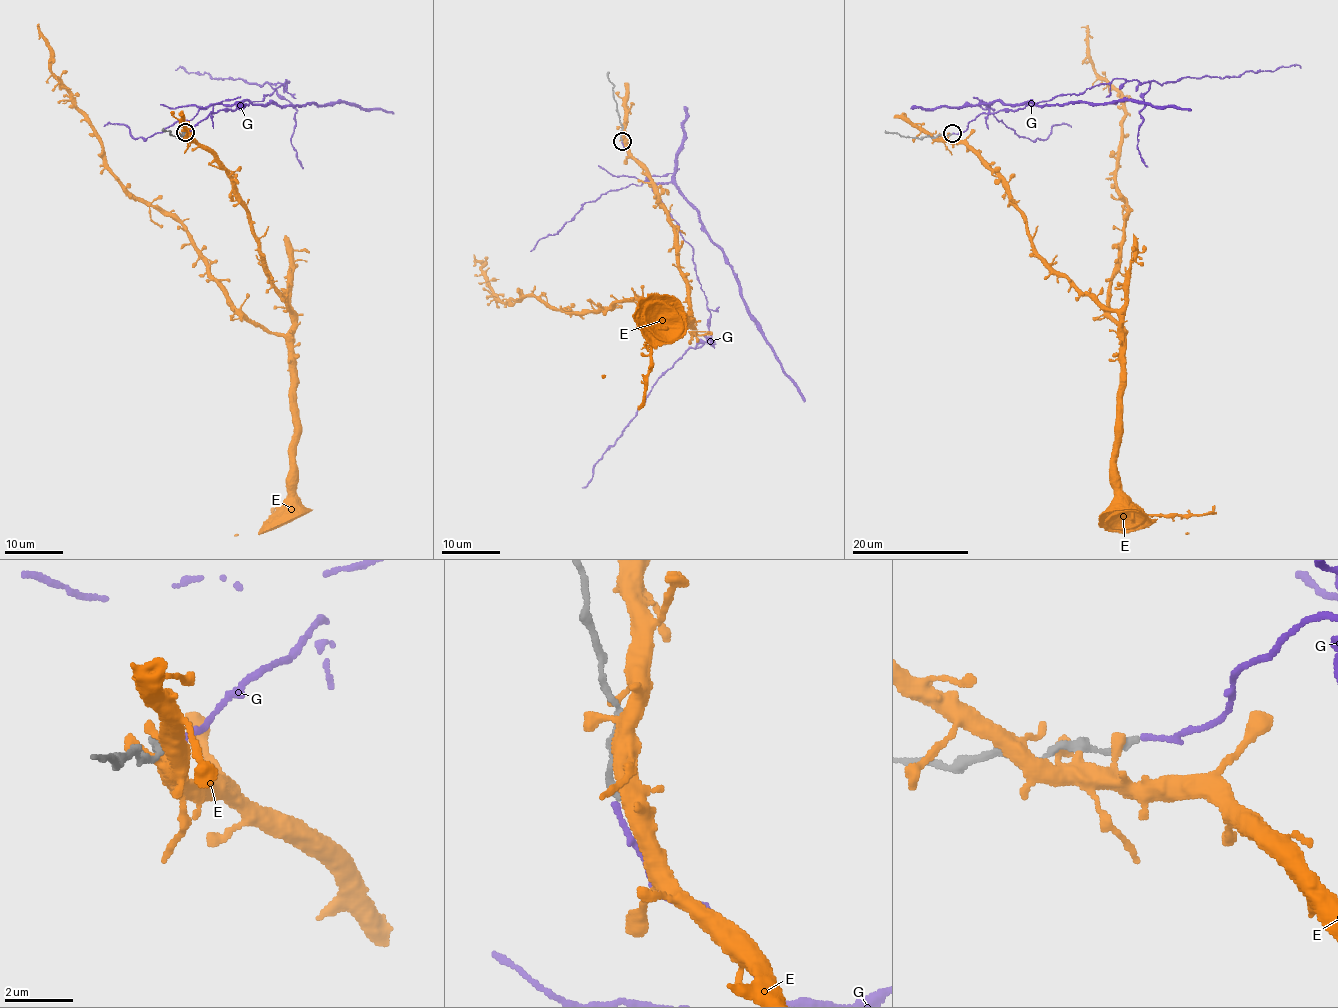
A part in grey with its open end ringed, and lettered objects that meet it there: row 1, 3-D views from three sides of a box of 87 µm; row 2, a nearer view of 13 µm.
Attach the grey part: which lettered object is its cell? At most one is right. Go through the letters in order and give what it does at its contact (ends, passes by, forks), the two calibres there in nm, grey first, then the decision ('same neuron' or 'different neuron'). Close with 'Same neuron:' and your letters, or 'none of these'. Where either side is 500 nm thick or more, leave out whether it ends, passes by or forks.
E: it ends; calibres 220 and 280 nm; different neuron
G: it ends; calibres 200 and 160 nm; different neuron
Same neuron: none of these

